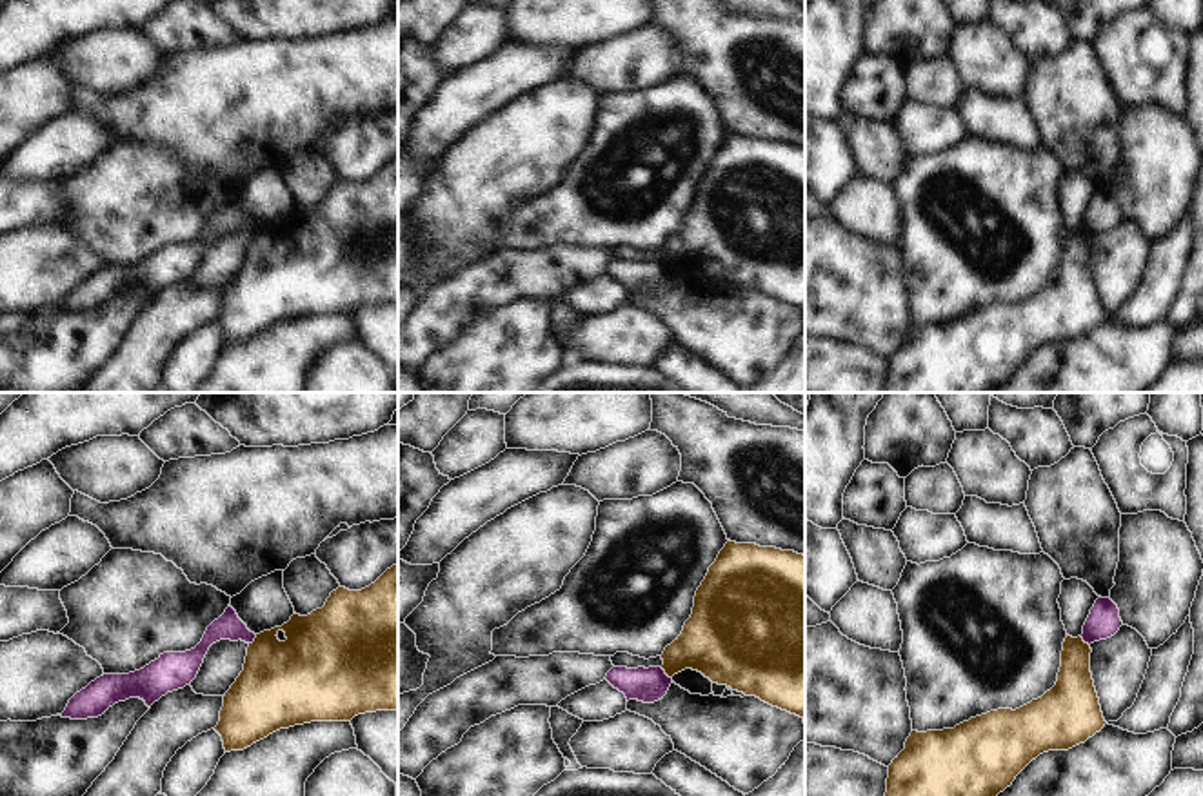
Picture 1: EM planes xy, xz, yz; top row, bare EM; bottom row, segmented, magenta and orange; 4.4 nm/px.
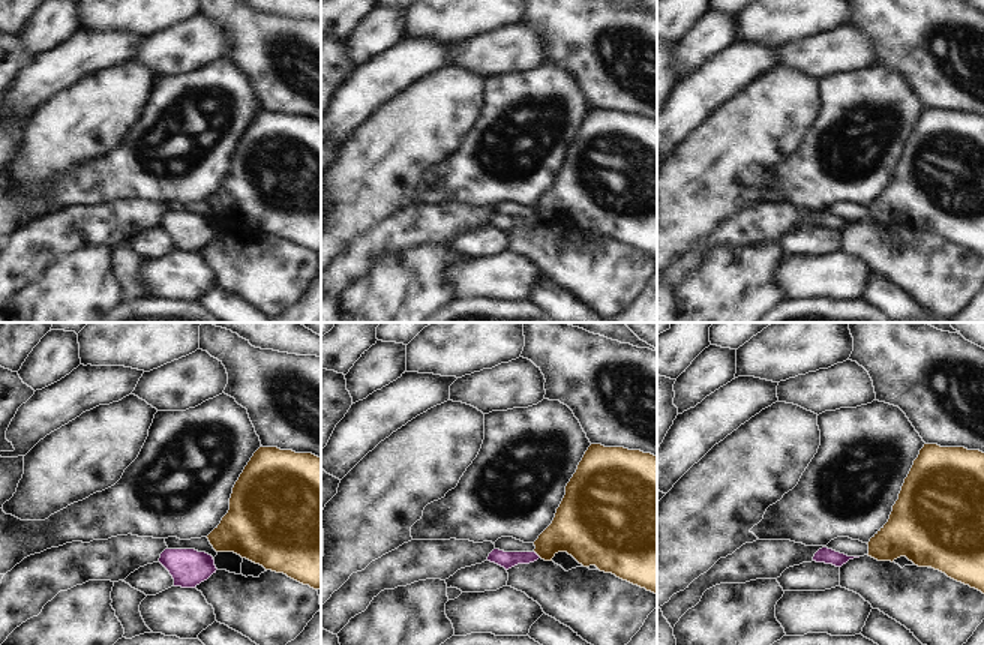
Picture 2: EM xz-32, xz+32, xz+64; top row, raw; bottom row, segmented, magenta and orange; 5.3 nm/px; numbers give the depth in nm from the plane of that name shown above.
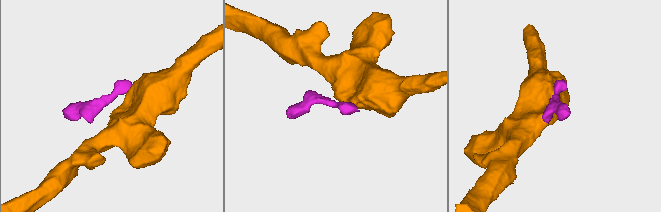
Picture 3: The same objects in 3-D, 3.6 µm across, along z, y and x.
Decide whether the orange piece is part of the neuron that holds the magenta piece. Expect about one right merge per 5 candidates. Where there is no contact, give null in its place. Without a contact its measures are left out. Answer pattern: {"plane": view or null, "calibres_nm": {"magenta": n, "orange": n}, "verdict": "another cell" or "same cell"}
{"plane": "xz", "calibres_nm": {"magenta": 150, "orange": 280}, "verdict": "another cell"}

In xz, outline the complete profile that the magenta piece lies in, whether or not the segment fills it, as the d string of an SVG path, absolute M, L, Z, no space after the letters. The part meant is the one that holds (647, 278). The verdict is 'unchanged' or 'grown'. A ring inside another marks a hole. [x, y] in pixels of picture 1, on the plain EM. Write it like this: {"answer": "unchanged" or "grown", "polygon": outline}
{"answer": "unchanged", "polygon": "M612 260L605 273L614 282L623 285L627 294L638 293L643 296L654 296L661 293L672 276L672 271L669 271L661 260Z"}

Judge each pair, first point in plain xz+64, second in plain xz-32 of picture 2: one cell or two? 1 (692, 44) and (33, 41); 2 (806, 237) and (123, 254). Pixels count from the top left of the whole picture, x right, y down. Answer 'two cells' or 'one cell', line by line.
1: one cell
2: two cells

